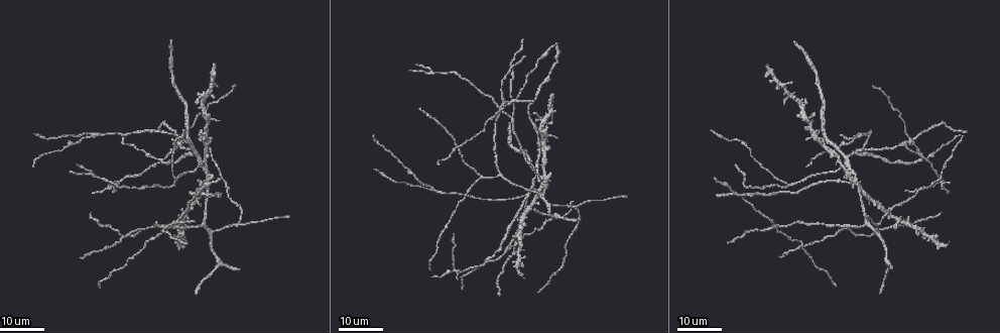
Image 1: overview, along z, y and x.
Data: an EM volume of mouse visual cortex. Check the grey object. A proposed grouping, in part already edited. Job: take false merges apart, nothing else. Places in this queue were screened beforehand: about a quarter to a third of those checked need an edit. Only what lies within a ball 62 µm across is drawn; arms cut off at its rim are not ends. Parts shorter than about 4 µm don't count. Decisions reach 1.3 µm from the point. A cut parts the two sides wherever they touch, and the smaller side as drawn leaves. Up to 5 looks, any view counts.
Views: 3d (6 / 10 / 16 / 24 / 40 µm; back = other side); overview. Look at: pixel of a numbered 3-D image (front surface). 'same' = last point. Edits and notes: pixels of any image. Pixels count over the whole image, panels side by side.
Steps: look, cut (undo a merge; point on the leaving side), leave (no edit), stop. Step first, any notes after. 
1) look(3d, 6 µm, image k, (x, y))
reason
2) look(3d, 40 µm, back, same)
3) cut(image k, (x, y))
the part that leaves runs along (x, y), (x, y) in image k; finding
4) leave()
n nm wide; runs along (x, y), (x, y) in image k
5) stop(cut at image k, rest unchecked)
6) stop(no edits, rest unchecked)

look(3d, 16 µm, image 1, (532, 186))
four or more arms meet

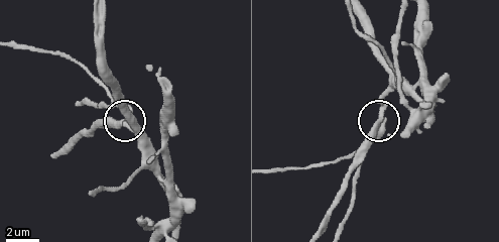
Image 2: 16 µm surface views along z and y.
look(3d, 10 µm, image 2, (378, 122))
closer look

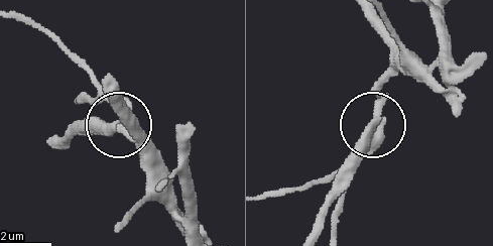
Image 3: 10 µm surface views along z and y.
cut(image 3, (98, 128))
side arm 35 µm; the part that leaves runs along (373, 124), (362, 161), (317, 232) in image 3; two cells meet here

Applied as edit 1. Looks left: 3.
look(overview)
redraw

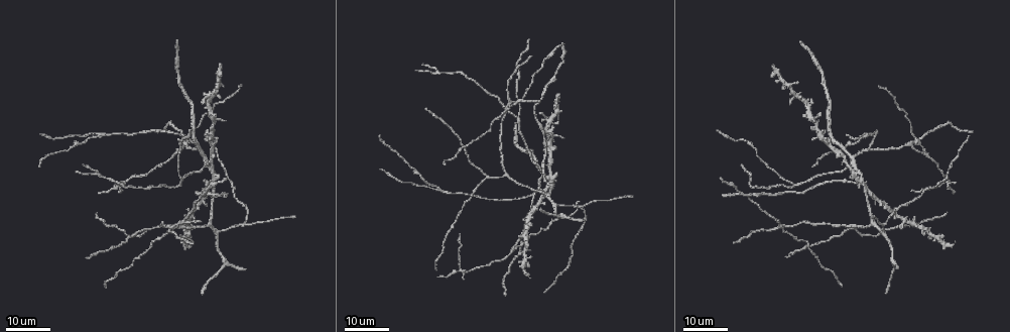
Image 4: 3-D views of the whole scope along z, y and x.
look(3d, 24 µm, image 4, (147, 229))

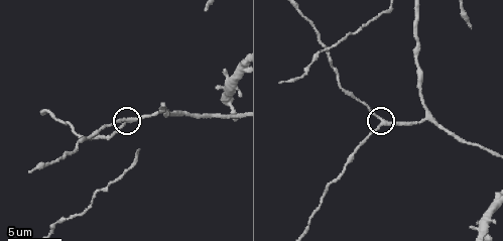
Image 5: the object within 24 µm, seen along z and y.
look(3d, 10 µm, image 5, (128, 119))
closer look

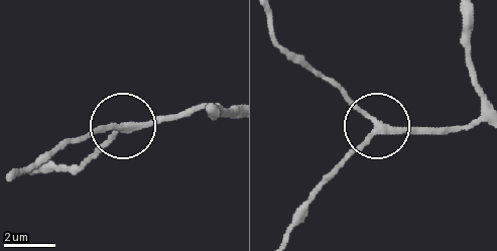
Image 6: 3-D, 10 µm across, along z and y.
leave()
continuous, no second cell

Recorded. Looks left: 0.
stop(cut at image 3, rest unchecked)

